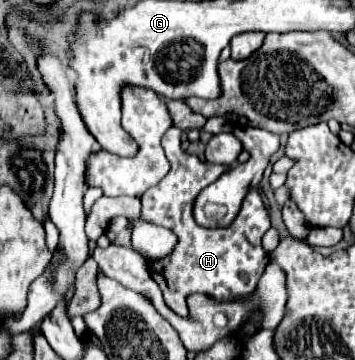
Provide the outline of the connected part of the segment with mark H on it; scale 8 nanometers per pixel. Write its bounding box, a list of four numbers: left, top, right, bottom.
[143,128,271,316]

